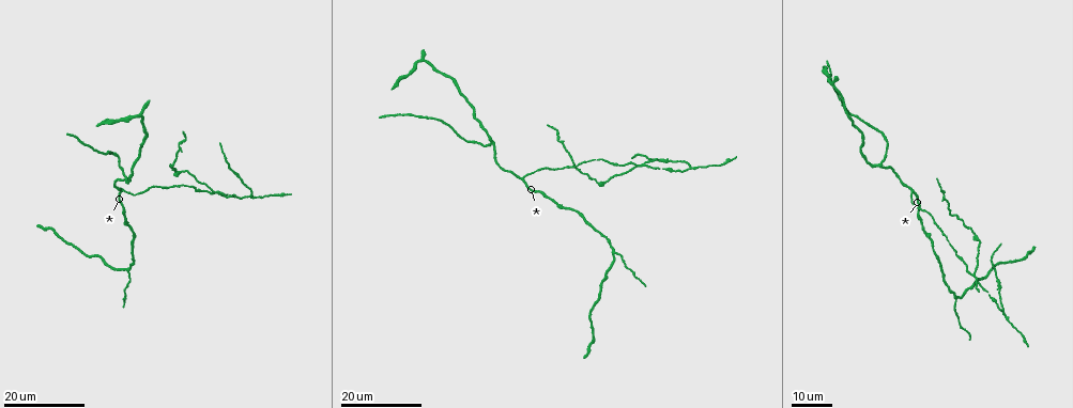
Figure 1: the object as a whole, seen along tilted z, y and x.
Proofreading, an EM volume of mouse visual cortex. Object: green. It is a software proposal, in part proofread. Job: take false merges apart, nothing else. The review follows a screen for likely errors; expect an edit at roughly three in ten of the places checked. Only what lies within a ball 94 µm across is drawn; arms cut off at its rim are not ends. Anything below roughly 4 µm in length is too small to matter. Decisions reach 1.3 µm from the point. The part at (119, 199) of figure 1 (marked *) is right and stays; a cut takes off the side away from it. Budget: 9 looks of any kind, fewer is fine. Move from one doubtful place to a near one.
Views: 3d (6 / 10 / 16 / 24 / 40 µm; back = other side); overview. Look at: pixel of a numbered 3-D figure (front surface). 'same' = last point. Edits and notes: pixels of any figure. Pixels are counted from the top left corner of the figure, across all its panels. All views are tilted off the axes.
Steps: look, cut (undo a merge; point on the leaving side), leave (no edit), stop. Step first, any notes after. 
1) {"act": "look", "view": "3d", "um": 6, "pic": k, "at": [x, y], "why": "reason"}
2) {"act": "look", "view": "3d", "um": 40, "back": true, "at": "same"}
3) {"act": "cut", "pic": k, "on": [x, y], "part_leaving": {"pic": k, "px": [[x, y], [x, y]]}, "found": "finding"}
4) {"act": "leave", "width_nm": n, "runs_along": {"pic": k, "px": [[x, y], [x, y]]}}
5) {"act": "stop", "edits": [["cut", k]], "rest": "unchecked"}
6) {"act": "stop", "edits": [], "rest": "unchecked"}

{"act": "look", "view": "3d", "um": 16, "pic": 1, "at": [637, 167], "why": "branch point"}

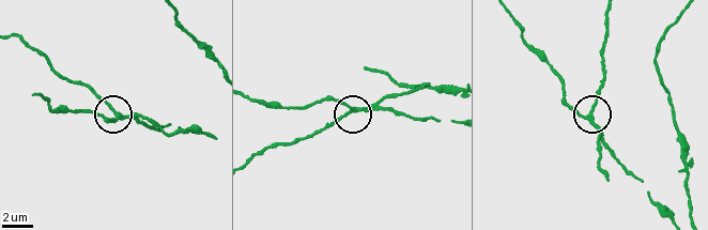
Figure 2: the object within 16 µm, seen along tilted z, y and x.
{"act": "look", "view": "3d", "um": 10, "pic": 2, "at": [120, 114], "why": "closer look"}

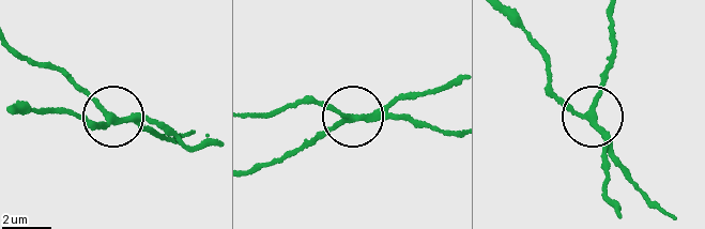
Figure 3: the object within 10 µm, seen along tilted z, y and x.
{"act": "cut", "pic": 3, "on": [155, 122], "part_leaving": {"pic": 3, "px": [[359, 118], [255, 170]]}, "found": "two neurons meet here"}

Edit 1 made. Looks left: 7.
{"act": "look", "view": "3d", "um": 16, "pic": 1, "at": [958, 297]}

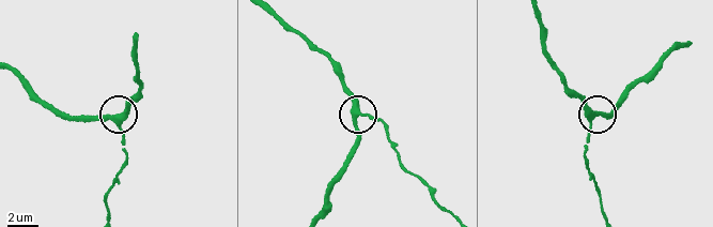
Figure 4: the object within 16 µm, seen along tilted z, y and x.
{"act": "look", "view": "3d", "um": 6, "pic": 4, "at": [593, 117]}

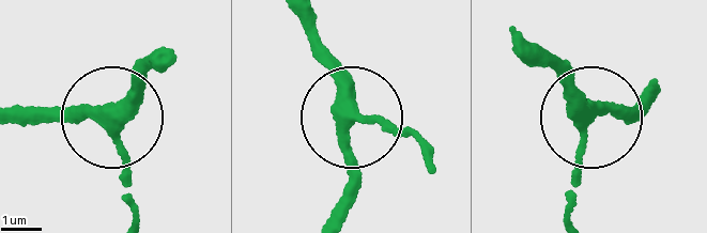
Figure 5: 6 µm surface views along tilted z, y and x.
{"act": "leave", "side_arm_um": 16, "runs_along": {"pic": 5, "px": [[512, 36], [588, 117], [571, 212]]}, "found": "one neuron here"}

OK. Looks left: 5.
{"act": "look", "view": "3d", "um": 16, "pic": 1, "at": [122, 190], "why": "three-way junction"}

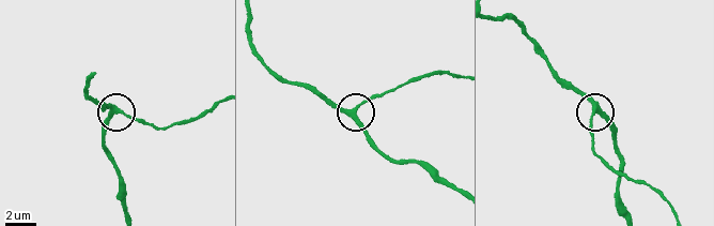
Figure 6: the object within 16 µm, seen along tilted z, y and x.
{"act": "look", "view": "3d", "um": 10, "pic": 6, "at": [356, 110]}

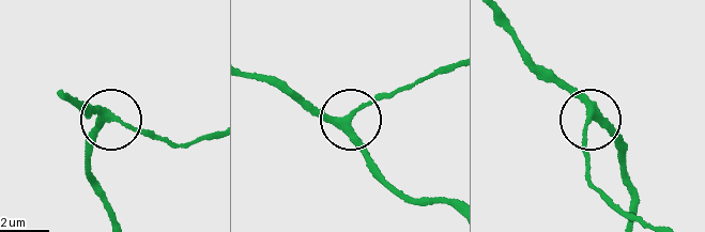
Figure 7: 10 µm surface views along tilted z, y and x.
{"act": "leave", "arms": 3, "found": "all the same neuron"}

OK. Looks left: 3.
{"act": "look", "view": "3d", "um": 24, "pic": 1, "at": [249, 196], "why": "a fork"}

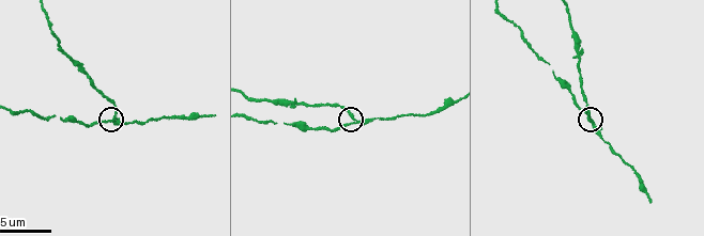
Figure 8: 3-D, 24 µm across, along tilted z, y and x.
{"act": "look", "view": "3d", "um": 10, "pic": 8, "at": [353, 117], "why": "closer look"}

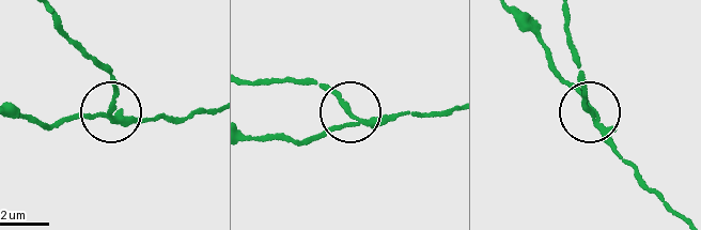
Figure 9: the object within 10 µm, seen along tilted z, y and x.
{"act": "cut", "pic": 9, "on": [115, 101], "arms": 3, "found": "a second neuron is stuck on"}

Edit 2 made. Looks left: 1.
{"act": "stop", "edits": [["cut", 3], ["cut", 9]], "rest": "unchecked"}

